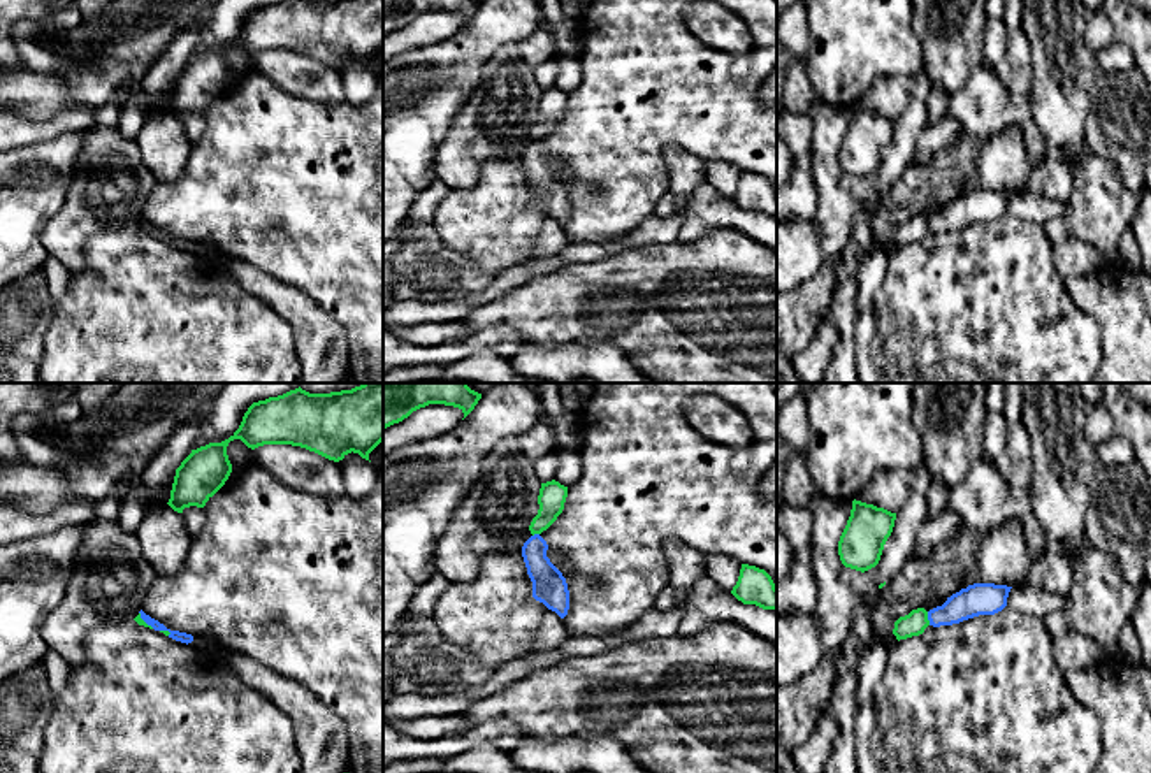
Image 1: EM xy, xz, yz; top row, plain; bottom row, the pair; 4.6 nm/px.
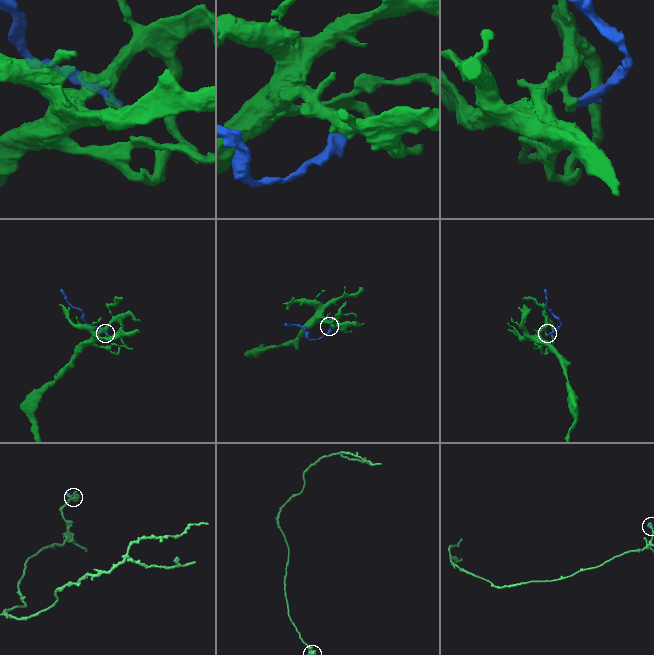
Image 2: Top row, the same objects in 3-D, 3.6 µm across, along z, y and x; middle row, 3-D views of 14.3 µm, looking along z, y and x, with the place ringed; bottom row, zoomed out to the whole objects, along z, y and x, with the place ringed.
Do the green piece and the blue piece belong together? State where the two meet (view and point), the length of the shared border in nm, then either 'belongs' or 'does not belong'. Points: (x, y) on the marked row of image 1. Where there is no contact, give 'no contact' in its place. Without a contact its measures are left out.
meets green in yz at (926, 619); contact 70 nm long; does not belong

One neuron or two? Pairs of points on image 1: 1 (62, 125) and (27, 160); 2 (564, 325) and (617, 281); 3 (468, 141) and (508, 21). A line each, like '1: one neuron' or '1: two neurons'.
1: two neurons
2: one neuron
3: two neurons

